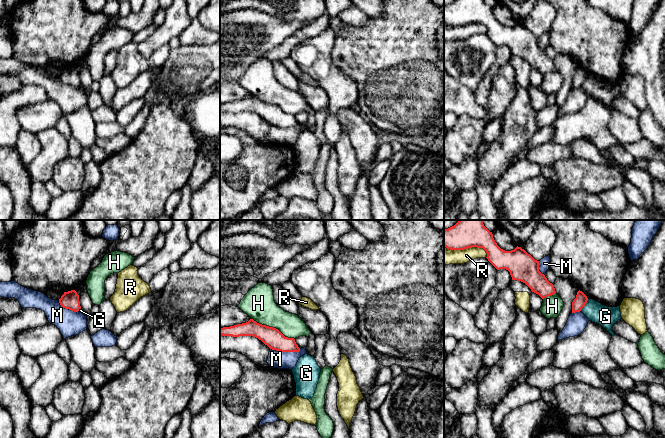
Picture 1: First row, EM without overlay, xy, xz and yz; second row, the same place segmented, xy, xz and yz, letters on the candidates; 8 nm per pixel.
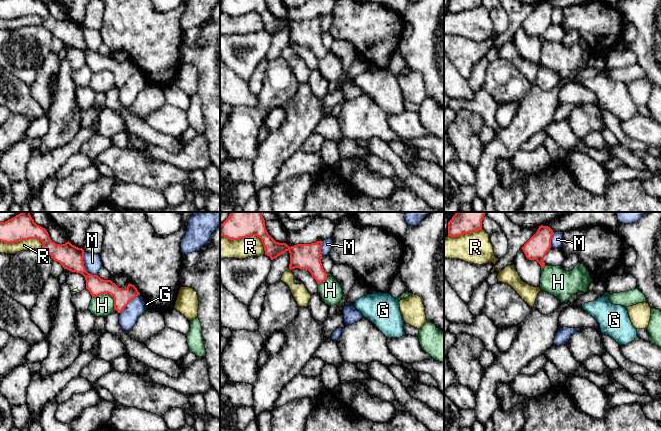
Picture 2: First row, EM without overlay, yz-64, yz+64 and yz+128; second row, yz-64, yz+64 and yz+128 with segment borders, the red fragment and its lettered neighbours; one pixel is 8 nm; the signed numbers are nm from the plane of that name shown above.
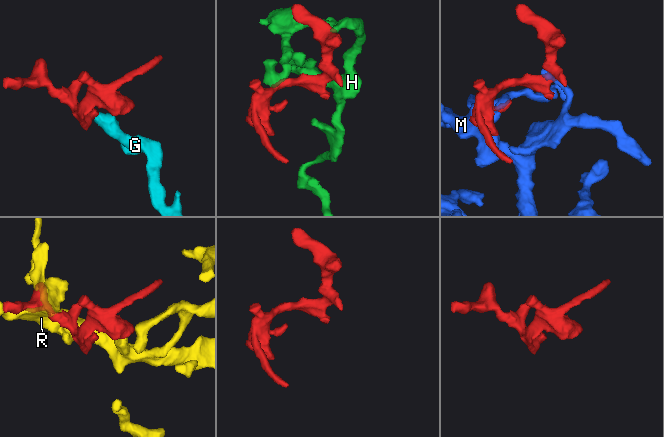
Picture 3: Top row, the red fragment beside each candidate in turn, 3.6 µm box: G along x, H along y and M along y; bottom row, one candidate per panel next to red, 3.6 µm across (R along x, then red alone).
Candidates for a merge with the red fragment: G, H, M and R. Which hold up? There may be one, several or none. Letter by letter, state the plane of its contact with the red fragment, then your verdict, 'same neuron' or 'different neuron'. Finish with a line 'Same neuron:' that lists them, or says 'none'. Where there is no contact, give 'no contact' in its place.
G: yz | different neuron
H: xz | different neuron
M: xz | different neuron
R: yz | different neuron
Same neuron: none

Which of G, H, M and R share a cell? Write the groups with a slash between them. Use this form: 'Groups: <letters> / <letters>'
Groups: G / H / M / R

